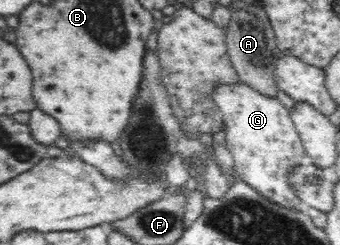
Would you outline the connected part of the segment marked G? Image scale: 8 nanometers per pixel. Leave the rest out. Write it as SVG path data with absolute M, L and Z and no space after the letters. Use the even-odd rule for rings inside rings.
M242 82L217 85L212 98L224 122L226 146L234 159L235 175L270 202L302 212L304 202L288 183L288 174L301 162L305 148L289 110L276 97L260 94Z

